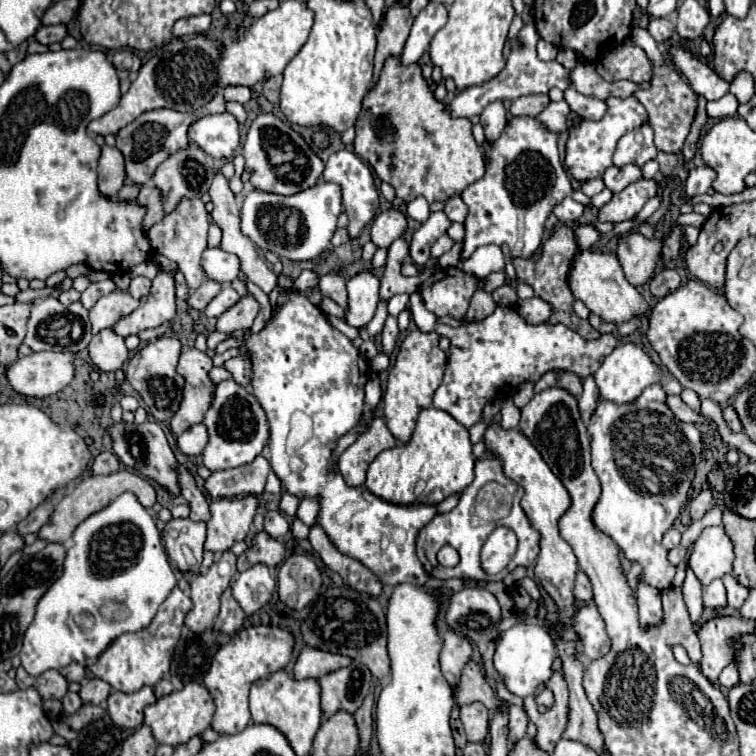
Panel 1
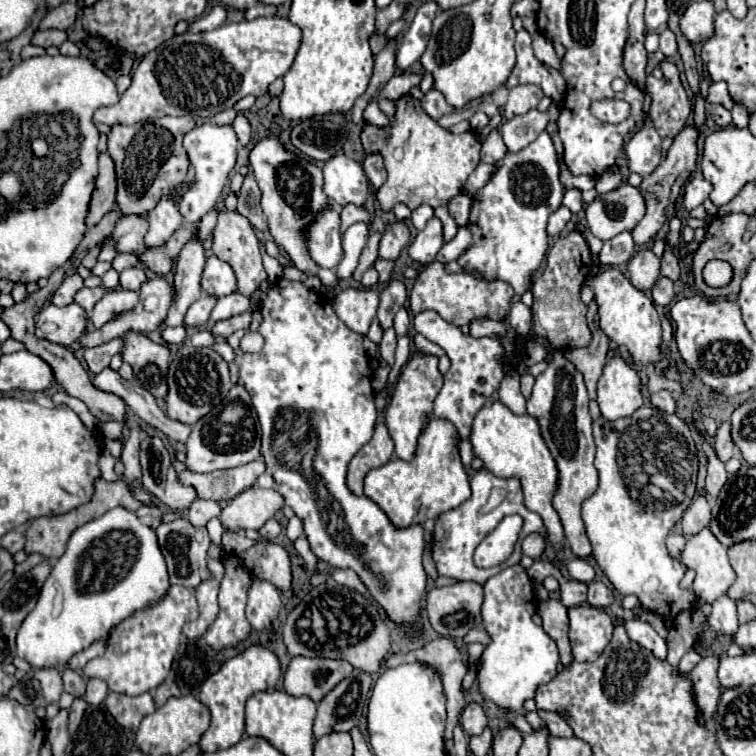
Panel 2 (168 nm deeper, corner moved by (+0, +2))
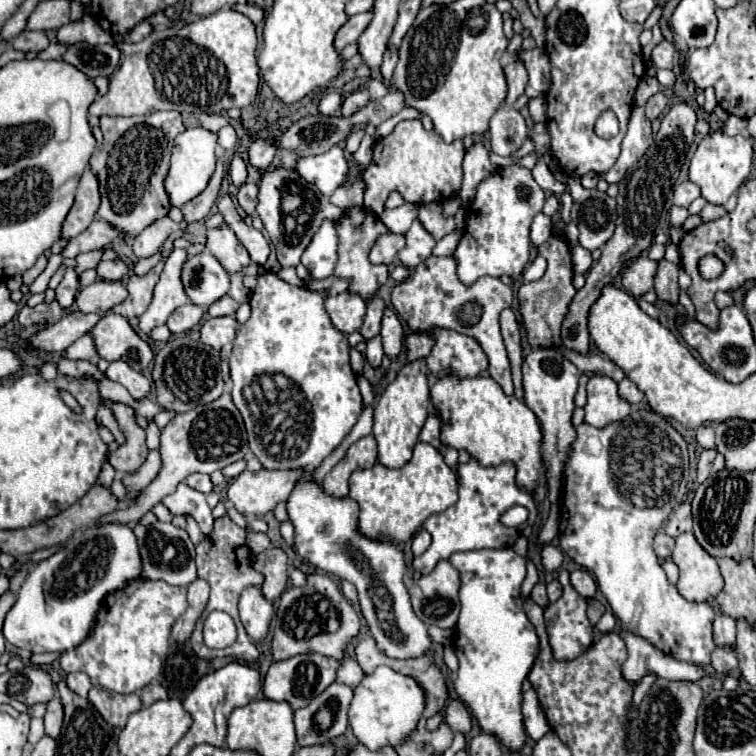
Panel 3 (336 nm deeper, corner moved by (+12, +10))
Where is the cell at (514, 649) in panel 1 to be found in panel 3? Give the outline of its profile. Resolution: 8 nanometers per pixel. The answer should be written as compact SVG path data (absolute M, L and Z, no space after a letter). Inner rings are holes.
M512 548L474 550L450 556L460 572L460 618L458 618L458 678L456 694L470 708L482 732L492 734L508 752L520 752L526 736L522 728L522 682L538 652L538 636L522 610L520 586L526 578L526 560Z

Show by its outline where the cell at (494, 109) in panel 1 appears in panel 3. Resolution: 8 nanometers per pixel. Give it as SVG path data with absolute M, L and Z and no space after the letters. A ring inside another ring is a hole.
M474 142L474 146L464 156L464 176L462 176L462 186L458 192L464 208L468 208L468 204L474 200L478 184L494 172L496 168L490 164L490 156L486 148L482 146L482 142Z

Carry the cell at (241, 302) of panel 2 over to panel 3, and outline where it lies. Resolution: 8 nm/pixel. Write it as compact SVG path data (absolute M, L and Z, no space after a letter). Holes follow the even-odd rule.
M224 296L216 304L212 304L212 308L208 308L208 312L210 312L210 316L234 316L238 306L240 304L236 300L232 300L230 296Z

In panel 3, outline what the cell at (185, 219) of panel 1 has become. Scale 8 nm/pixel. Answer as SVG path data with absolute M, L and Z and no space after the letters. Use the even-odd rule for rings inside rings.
M174 248L172 254L168 256L168 260L164 264L164 270L160 274L160 280L154 288L152 304L140 316L138 326L144 334L150 334L152 328L166 324L168 316L176 308L180 308L182 304L188 302L188 296L184 296L184 288L180 284L180 268L182 268L186 258L188 258L188 254L182 248Z

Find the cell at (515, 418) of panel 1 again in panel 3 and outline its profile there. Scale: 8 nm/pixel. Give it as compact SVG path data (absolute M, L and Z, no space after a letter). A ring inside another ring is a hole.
M430 256L428 260L418 264L410 278L400 282L392 290L392 306L396 308L398 316L406 320L412 332L430 332L434 328L444 328L478 340L478 344L482 346L490 360L488 374L502 386L504 392L508 392L508 396L514 392L514 386L510 374L510 360L506 356L506 348L500 336L498 314L504 308L510 308L510 304L512 288L498 278L484 276L472 288L460 284L460 278L456 274L456 260L452 256L446 258Z

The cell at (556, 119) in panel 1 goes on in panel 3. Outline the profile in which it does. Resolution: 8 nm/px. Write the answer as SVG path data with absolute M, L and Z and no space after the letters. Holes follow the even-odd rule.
M502 106L490 124L492 152L498 156L510 156L528 138L528 128L520 112L510 106Z

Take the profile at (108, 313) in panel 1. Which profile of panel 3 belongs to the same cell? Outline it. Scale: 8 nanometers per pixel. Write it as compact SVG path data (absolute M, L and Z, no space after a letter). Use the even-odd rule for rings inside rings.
M96 280L94 284L82 288L76 296L76 306L82 312L94 312L94 314L106 314L116 304L122 304L128 298L128 290L122 282L108 282L108 280Z

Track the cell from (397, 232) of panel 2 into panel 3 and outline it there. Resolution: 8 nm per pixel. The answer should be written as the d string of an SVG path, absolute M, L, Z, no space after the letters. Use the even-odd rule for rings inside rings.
M384 234L380 240L376 240L372 252L370 252L370 262L372 264L386 264L390 266L396 260L396 254L406 246L406 240L402 234Z

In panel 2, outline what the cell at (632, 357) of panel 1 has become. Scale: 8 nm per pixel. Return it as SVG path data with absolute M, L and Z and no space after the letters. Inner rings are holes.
M616 356L606 362L598 380L598 406L606 420L618 420L630 416L644 404L642 380L634 366Z

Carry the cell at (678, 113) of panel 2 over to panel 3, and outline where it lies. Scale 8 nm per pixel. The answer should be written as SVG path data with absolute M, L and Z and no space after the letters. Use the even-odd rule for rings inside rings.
M658 92L658 94L654 94L654 96L648 98L648 102L646 102L646 116L650 120L656 120L656 118L662 116L662 112L666 110L666 106L668 106L668 96L662 94L662 92Z

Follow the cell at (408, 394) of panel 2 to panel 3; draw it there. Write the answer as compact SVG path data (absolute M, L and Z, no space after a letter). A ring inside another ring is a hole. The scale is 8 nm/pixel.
M416 360L404 366L396 380L386 386L374 406L374 438L378 442L378 462L386 468L402 468L412 458L412 448L430 412L430 380L426 364Z

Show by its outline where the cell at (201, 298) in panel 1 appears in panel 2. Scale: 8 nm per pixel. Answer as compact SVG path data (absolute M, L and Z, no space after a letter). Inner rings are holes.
M202 294L200 300L196 300L196 302L188 308L184 322L186 322L188 326L202 326L202 324L206 324L208 318L210 318L210 312L212 312L212 308L214 308L214 304L216 304L216 298L214 298L214 296Z

